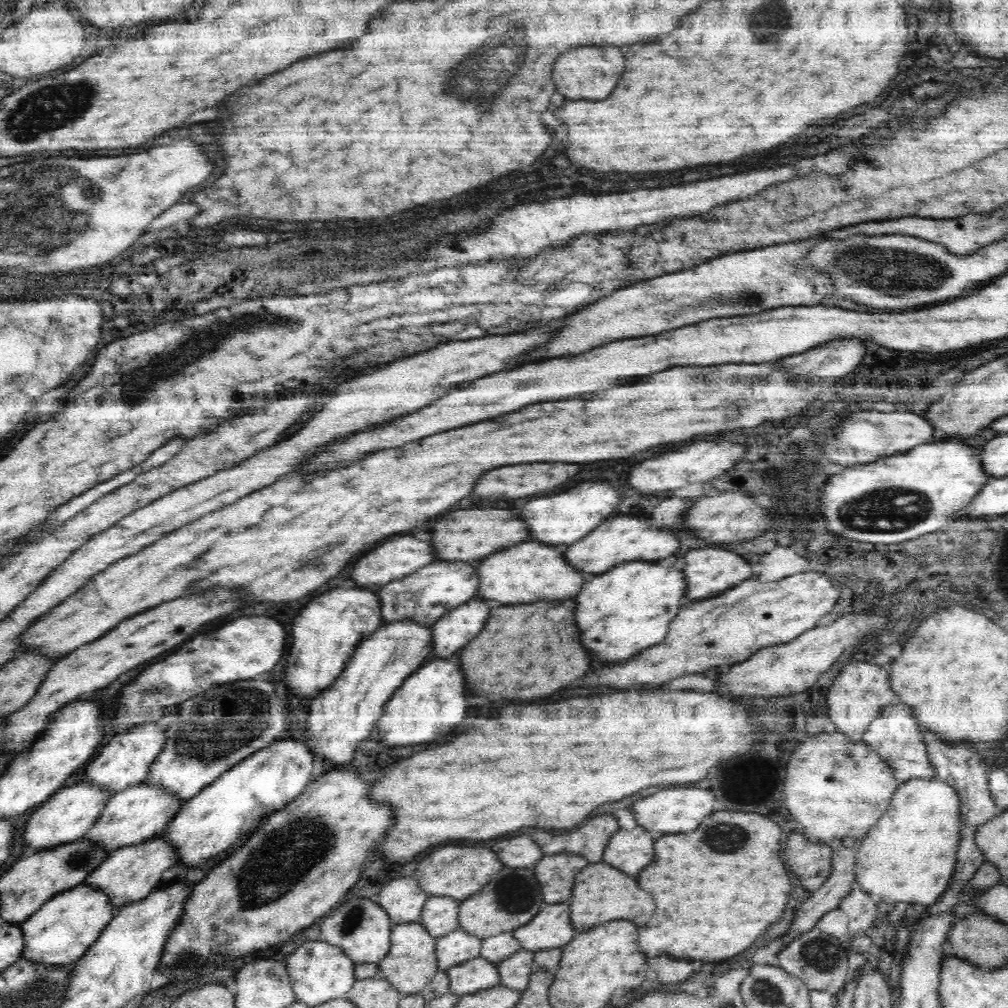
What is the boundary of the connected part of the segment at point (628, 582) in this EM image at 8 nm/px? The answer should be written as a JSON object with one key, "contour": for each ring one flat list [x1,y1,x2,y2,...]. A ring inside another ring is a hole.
{"contour":[[626,561,606,574,594,576,576,598,576,624,584,632,582,642,602,662,630,660,644,648,664,640,684,594,684,574,652,562]]}

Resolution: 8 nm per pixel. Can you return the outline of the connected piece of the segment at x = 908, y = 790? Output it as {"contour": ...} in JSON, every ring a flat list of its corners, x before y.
{"contour":[[937,777,904,781,886,814,858,844,856,887,893,904,936,902,953,879,961,829,960,799,953,786]]}

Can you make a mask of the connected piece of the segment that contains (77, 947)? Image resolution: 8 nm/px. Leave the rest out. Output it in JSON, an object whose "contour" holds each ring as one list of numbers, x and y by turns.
{"contour":[[86,883,54,895,40,909,18,924,24,937,22,957,43,966,72,966,98,940,115,911,106,893]]}

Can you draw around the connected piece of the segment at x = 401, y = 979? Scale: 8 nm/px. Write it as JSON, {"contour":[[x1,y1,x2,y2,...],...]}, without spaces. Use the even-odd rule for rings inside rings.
{"contour":[[398,922,391,930,390,952,377,963,380,975,403,995,420,993,439,971,436,940,421,922]]}

